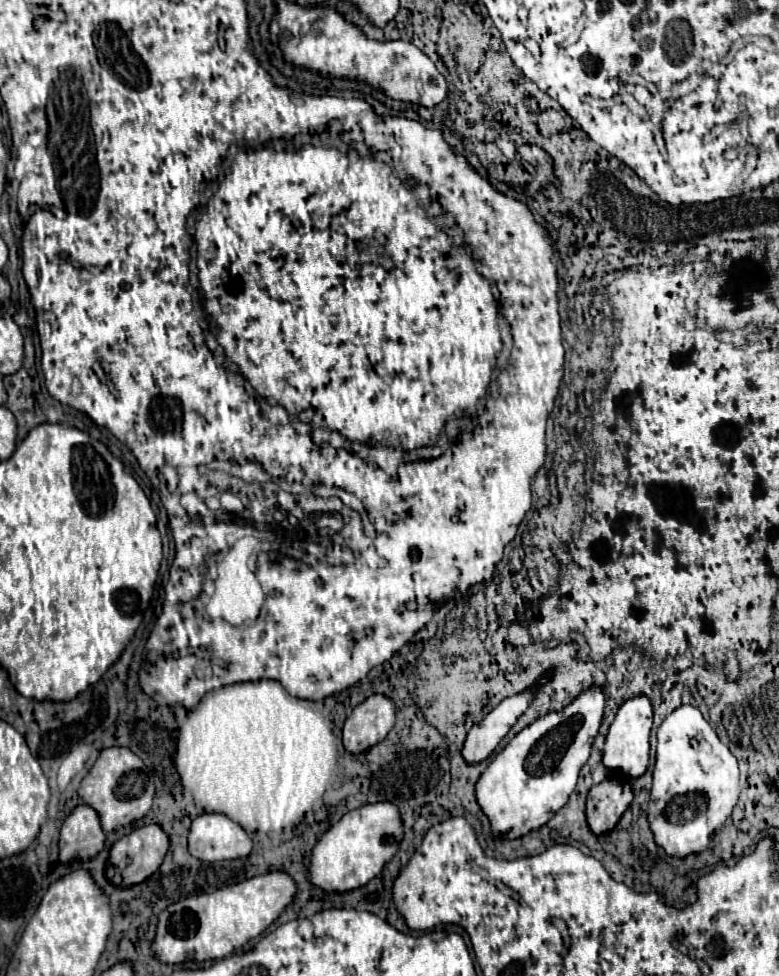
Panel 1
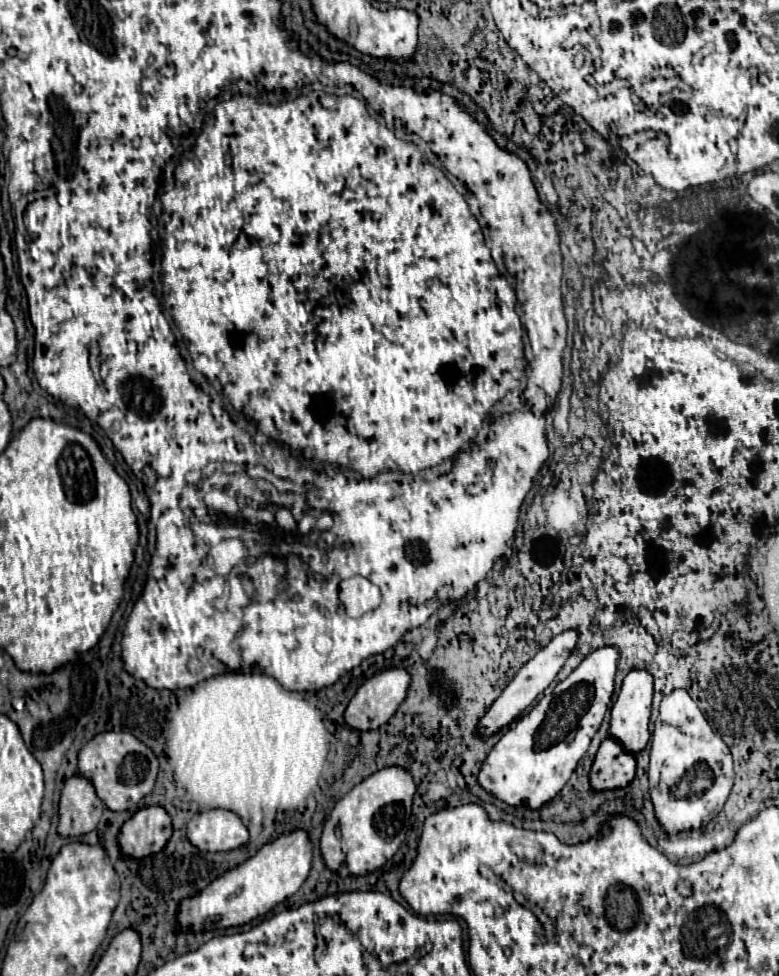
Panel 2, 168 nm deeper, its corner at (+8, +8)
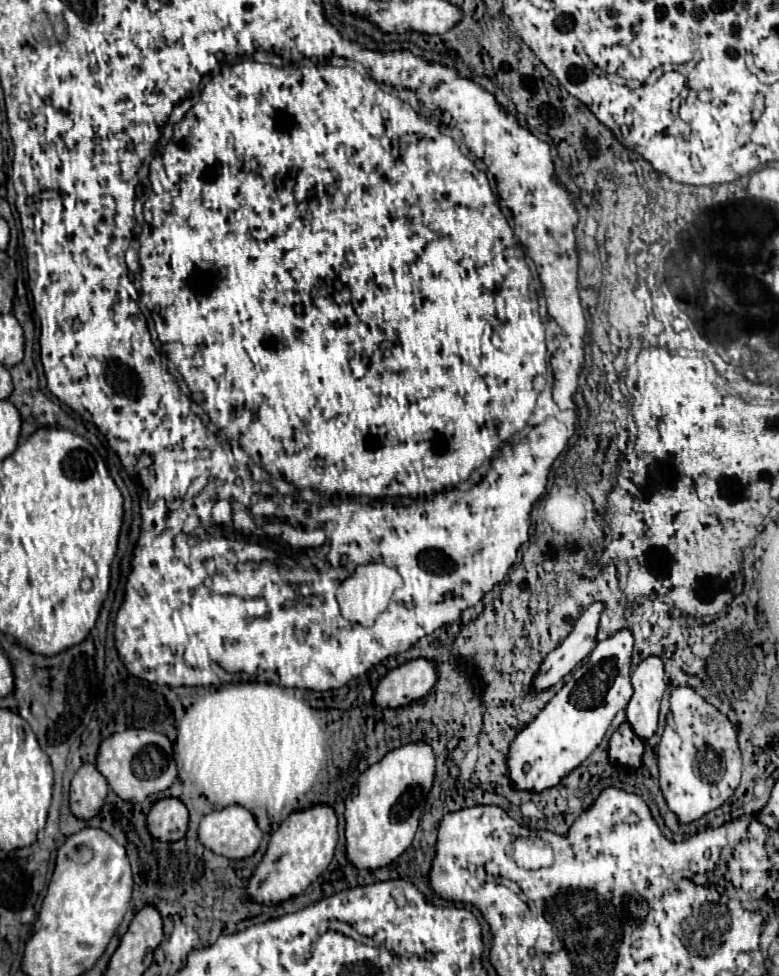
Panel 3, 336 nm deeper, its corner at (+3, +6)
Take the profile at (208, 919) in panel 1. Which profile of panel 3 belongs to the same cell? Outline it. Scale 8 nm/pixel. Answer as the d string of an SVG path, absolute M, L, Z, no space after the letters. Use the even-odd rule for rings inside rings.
M315 804L305 810L291 812L271 836L269 848L247 886L249 896L263 904L275 904L301 894L331 864L337 840L337 814L329 804Z

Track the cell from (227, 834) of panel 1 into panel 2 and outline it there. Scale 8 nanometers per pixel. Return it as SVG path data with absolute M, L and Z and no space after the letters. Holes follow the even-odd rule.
M206 810L196 814L186 826L188 842L198 850L226 852L248 842L248 830L230 810Z

